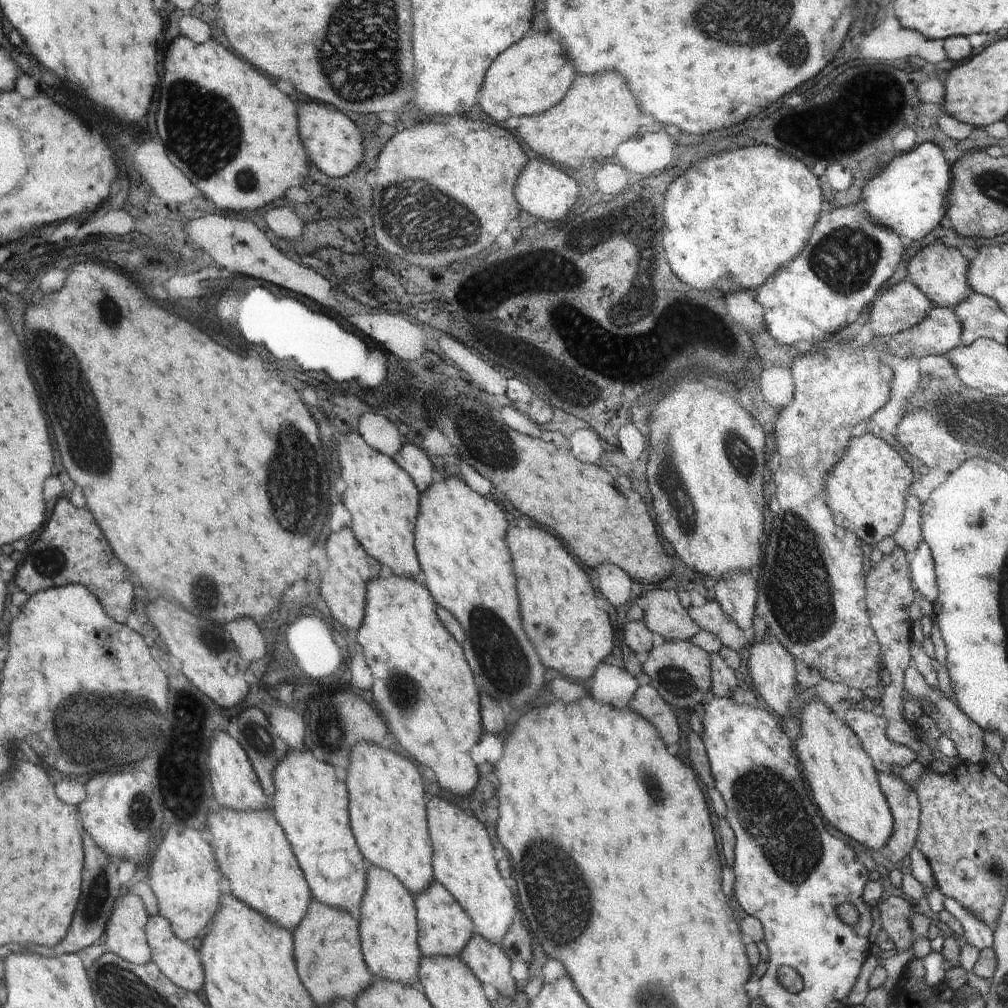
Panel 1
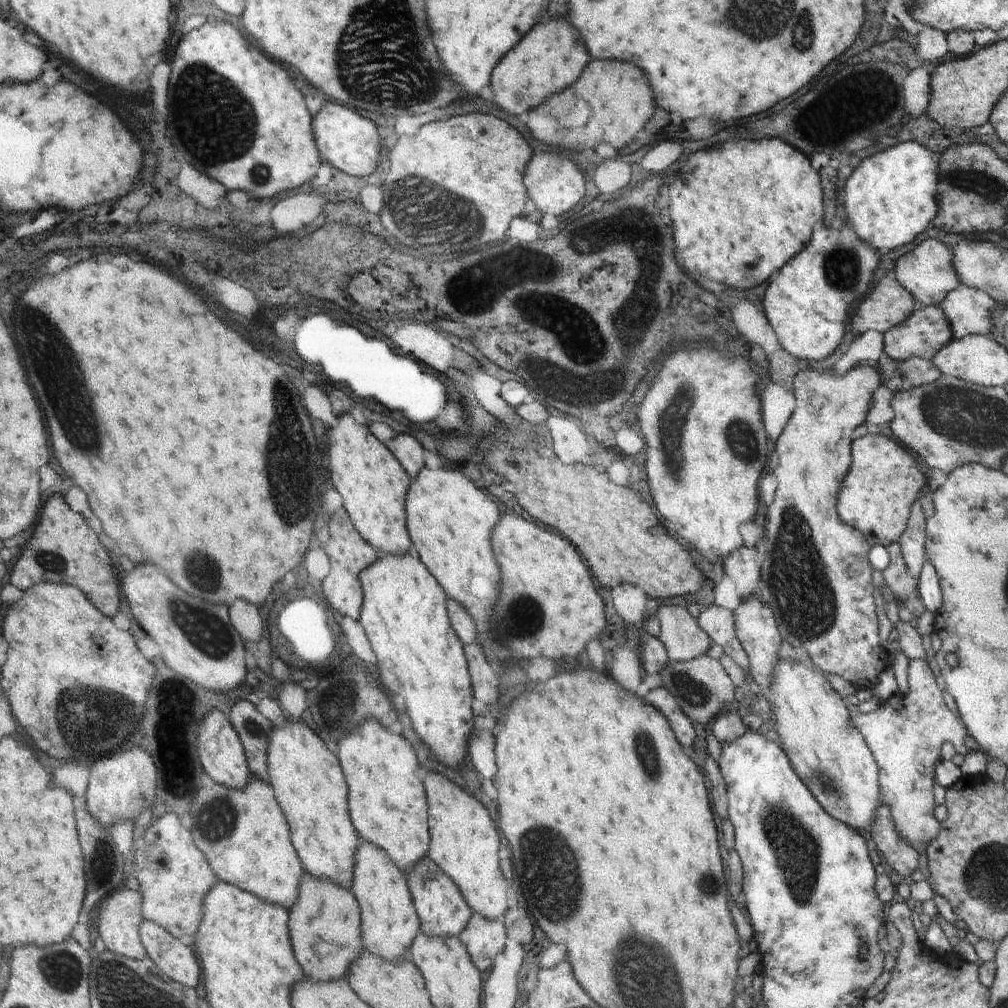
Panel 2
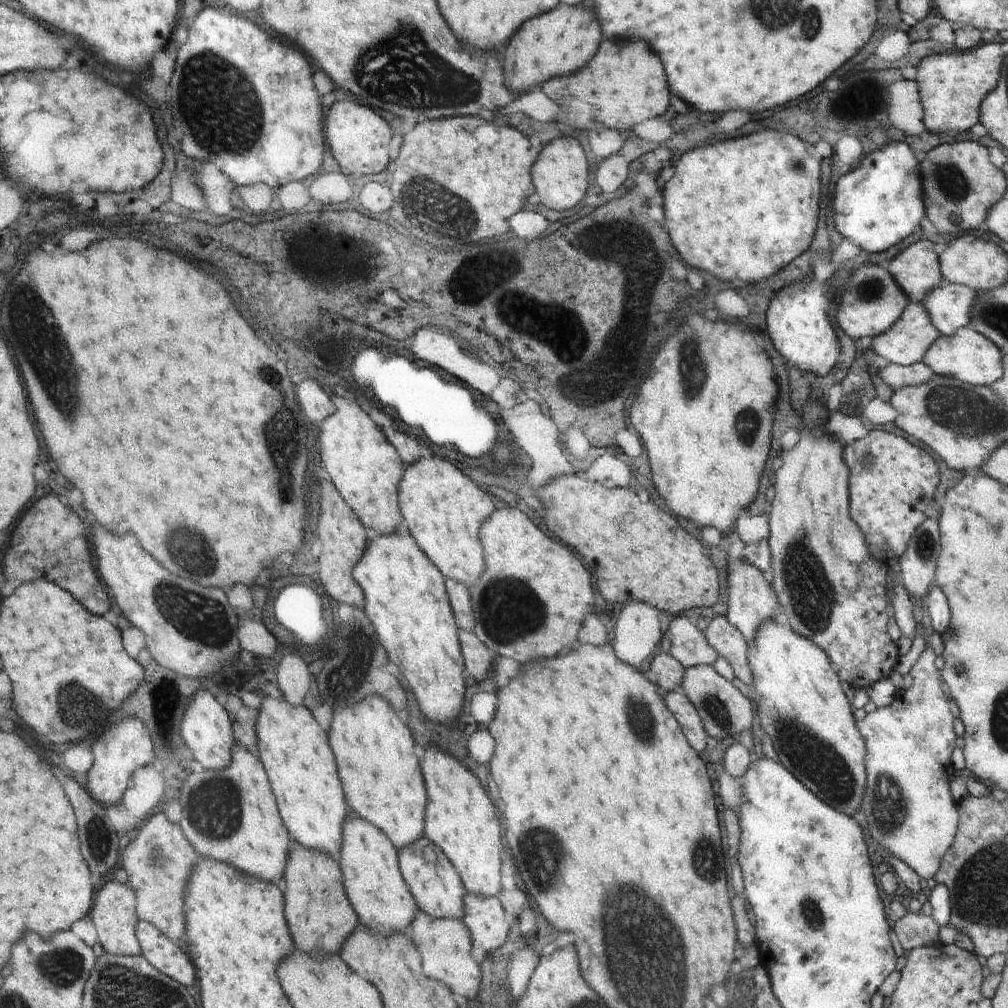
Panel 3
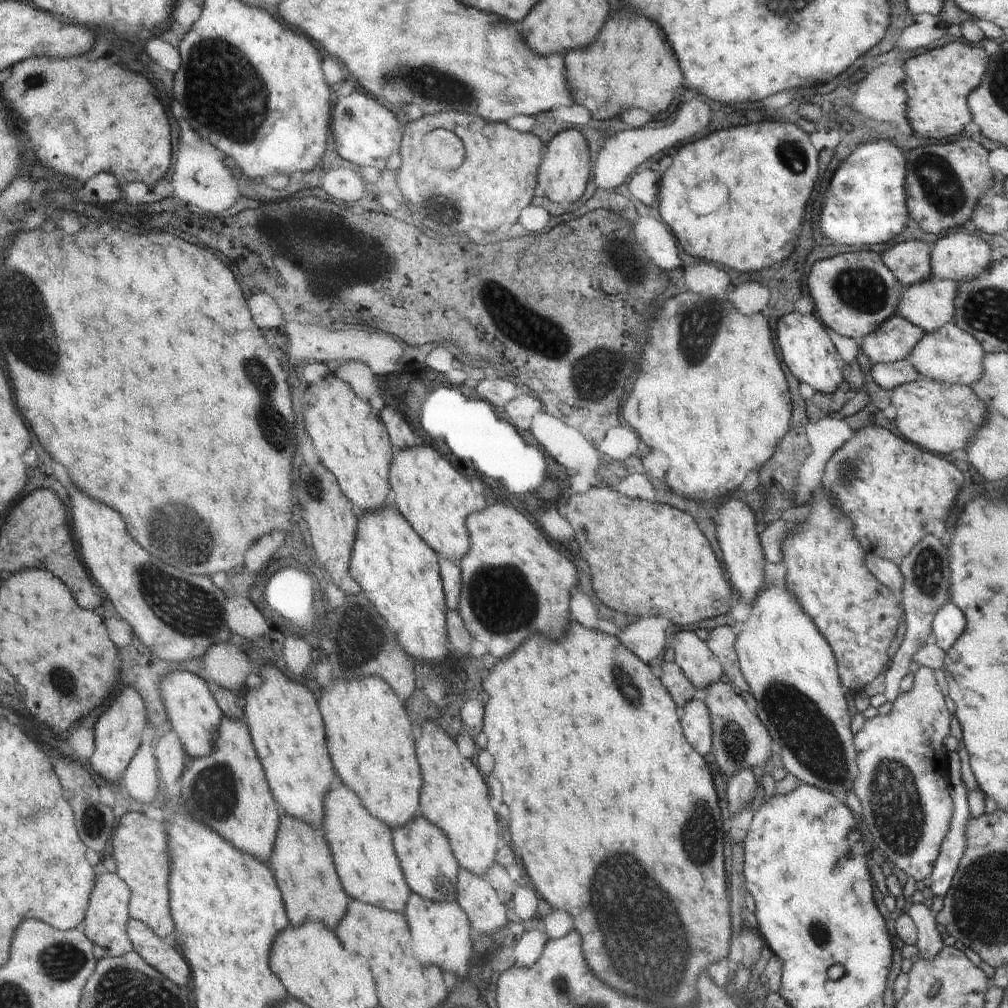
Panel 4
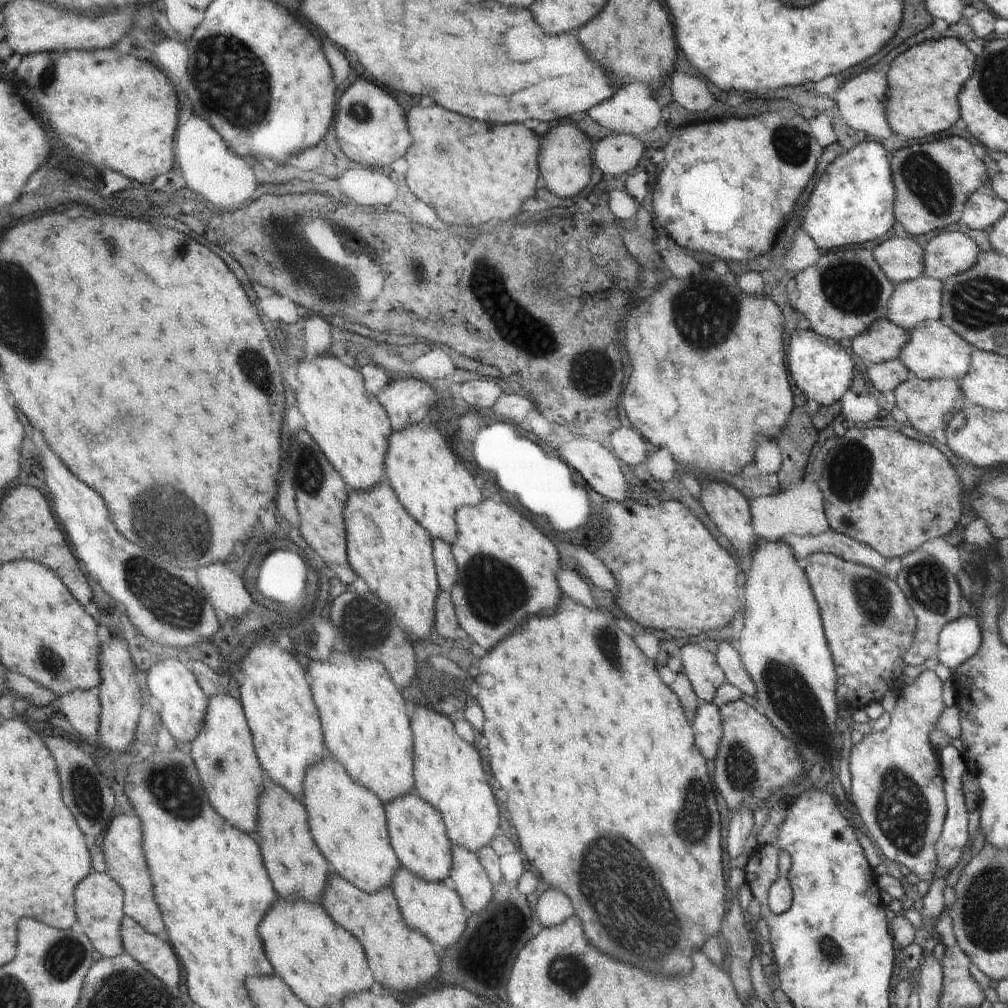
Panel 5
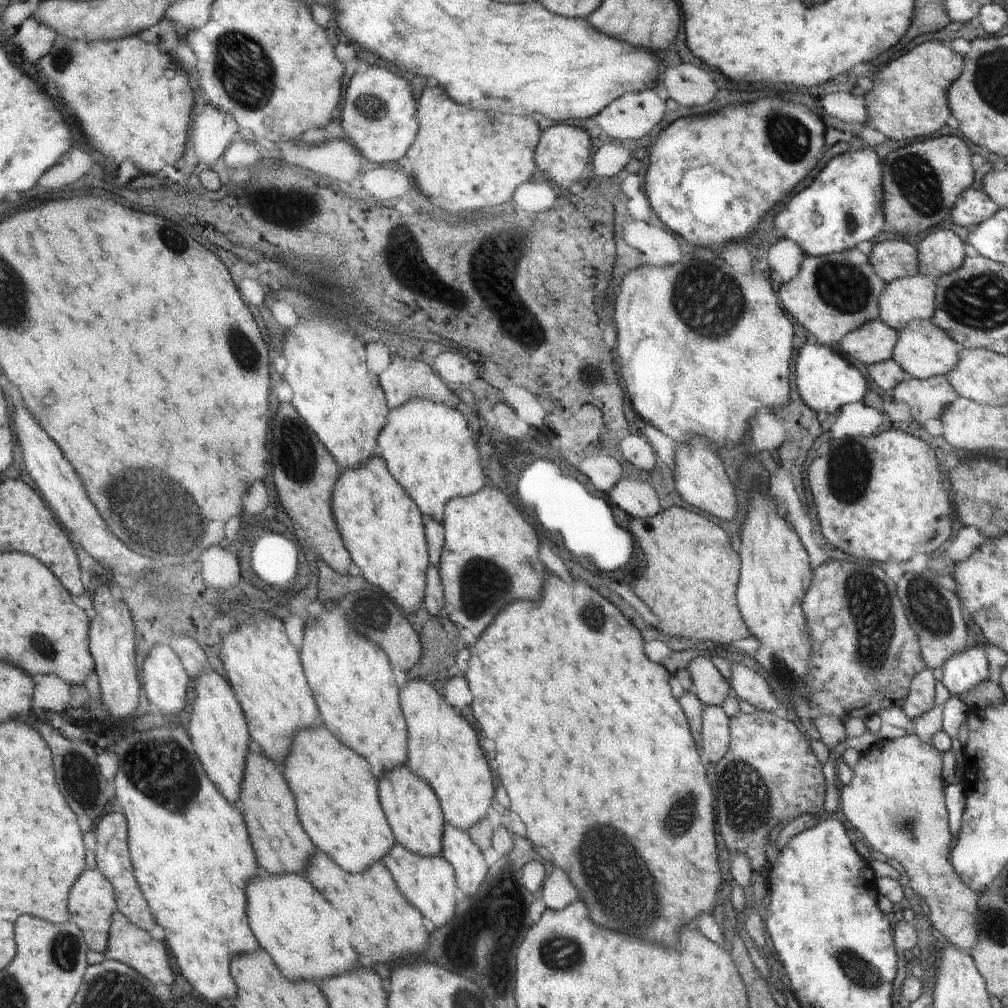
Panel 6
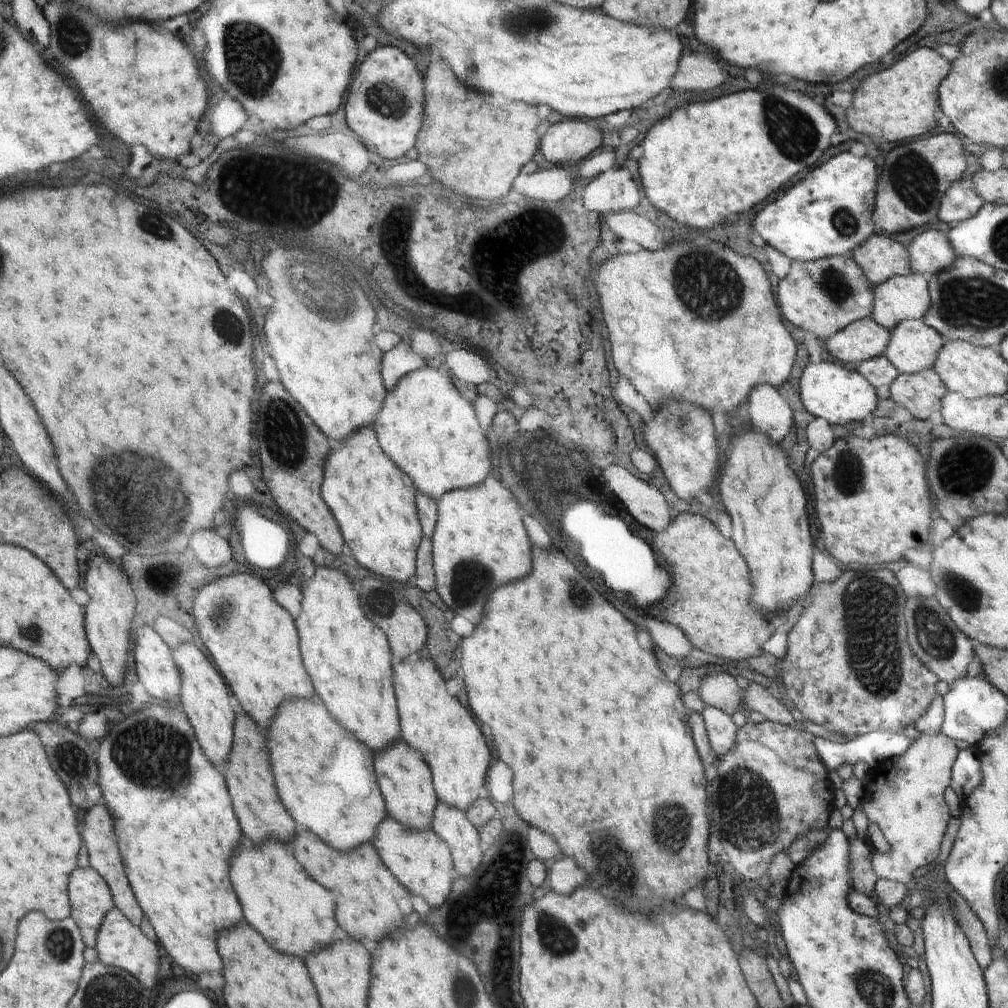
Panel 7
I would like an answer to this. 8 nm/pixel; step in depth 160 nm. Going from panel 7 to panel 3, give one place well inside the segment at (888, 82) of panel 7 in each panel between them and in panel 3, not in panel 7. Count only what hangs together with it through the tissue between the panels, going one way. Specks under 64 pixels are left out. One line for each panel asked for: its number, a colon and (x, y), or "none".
3: (951, 86)
4: (937, 80)
5: (923, 83)
6: (908, 99)

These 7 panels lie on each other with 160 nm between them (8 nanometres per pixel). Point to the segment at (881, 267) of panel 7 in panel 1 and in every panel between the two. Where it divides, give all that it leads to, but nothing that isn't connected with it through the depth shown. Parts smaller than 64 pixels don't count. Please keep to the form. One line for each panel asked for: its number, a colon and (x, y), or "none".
1: (941, 272)
2: (926, 269)
3: (915, 268)
4: (909, 261)
5: (901, 260)
6: (892, 259)

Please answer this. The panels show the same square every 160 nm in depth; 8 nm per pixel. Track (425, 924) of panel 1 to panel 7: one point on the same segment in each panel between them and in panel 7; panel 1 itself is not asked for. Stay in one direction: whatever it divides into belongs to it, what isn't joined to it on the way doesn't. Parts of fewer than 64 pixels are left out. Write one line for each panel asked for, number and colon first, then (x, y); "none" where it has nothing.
2: (442, 908)
3: (438, 888)
4: (430, 867)
5: (417, 829)
6: (412, 807)
7: (405, 778)

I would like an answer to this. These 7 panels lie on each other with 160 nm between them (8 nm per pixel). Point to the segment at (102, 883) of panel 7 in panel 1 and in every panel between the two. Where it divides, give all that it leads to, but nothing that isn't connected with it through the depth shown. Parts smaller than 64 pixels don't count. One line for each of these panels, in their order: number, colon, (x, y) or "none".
1: (127, 935)
2: (120, 923)
3: (115, 914)
4: (109, 915)
5: (101, 899)
6: (94, 902)

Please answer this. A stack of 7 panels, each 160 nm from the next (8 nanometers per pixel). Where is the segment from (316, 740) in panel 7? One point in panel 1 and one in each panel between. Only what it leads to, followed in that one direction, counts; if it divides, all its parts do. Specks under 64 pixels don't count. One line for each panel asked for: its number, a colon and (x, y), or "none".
1: (390, 932)
2: (389, 920)
3: (376, 886)
4: (363, 846)
5: (351, 821)
6: (337, 800)

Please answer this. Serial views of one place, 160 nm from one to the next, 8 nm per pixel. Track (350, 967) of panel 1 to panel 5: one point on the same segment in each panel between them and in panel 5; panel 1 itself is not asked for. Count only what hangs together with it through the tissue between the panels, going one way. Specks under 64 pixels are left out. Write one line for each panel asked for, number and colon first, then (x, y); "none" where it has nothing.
2: (326, 917)
3: (320, 915)
4: (301, 858)
5: (298, 870)

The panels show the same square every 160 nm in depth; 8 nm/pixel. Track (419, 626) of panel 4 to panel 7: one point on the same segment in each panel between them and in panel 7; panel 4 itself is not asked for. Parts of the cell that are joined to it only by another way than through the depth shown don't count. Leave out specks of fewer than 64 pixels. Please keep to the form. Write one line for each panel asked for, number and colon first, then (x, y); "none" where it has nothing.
5: (392, 551)
6: (384, 529)
7: (375, 500)

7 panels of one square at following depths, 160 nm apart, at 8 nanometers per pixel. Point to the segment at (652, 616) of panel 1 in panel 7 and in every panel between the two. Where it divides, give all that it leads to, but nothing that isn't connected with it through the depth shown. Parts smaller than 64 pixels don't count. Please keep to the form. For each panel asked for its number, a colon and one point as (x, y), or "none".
2: (680, 635)
3: (689, 646)
4: (692, 655)
5: (699, 665)
6: (709, 685)
7: (722, 692)

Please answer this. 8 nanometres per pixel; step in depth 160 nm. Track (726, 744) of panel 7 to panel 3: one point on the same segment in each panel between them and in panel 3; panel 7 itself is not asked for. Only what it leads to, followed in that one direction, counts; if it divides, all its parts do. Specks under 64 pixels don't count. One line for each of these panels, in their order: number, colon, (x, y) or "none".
3: (685, 712)
4: (696, 719)
5: (708, 729)
6: (715, 740)

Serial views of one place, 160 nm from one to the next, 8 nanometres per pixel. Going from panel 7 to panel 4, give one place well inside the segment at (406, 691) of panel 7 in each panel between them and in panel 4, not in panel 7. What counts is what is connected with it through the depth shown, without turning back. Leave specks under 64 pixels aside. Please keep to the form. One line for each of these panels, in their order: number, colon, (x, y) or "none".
4: (454, 797)
5: (448, 774)
6: (443, 749)

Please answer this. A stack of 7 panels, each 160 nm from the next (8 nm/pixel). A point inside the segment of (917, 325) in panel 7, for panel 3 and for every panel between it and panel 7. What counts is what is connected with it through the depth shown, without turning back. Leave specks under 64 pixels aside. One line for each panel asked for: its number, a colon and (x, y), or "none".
3: (966, 355)
4: (950, 354)
5: (934, 351)
6: (924, 350)

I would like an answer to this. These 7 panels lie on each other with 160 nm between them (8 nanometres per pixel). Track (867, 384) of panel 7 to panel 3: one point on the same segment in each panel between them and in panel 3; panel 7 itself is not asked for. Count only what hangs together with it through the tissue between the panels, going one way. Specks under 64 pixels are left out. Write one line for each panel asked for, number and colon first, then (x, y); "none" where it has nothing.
3: (798, 322)
4: (811, 358)
5: (822, 370)
6: (826, 382)

